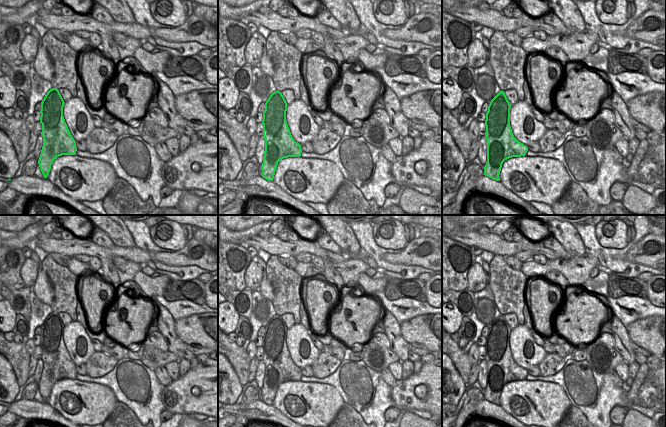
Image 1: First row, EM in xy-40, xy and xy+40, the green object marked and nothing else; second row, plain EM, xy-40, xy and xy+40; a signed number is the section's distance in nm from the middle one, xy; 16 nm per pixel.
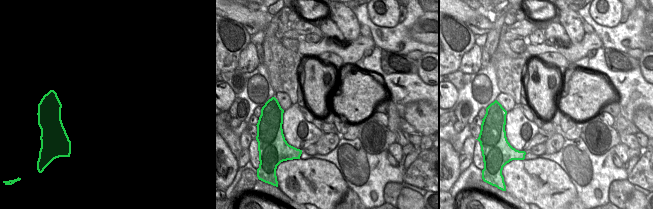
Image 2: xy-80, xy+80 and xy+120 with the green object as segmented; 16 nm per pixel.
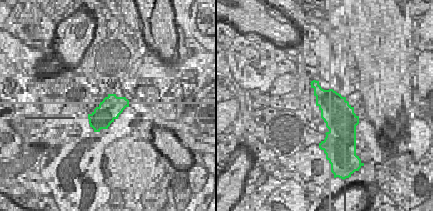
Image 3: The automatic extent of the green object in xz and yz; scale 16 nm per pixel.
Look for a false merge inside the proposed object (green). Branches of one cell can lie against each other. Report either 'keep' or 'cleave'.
cleave

